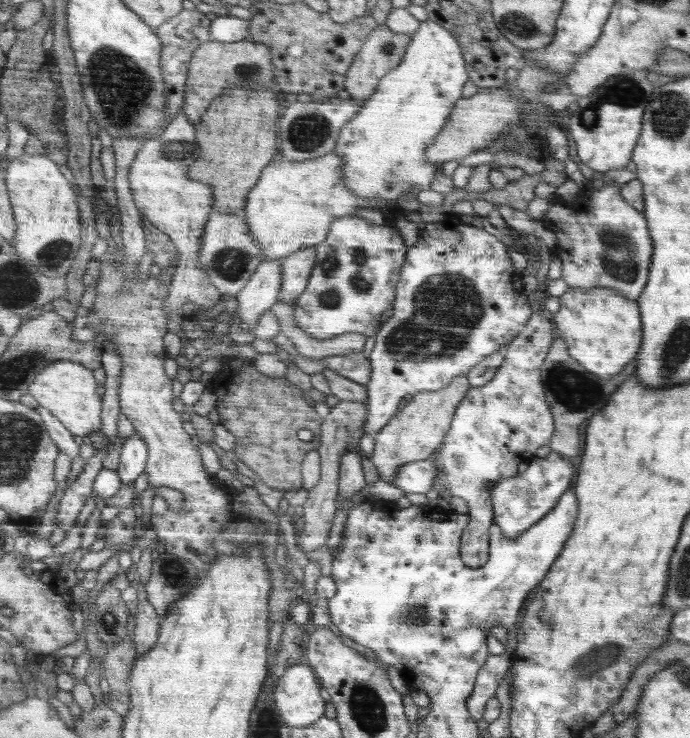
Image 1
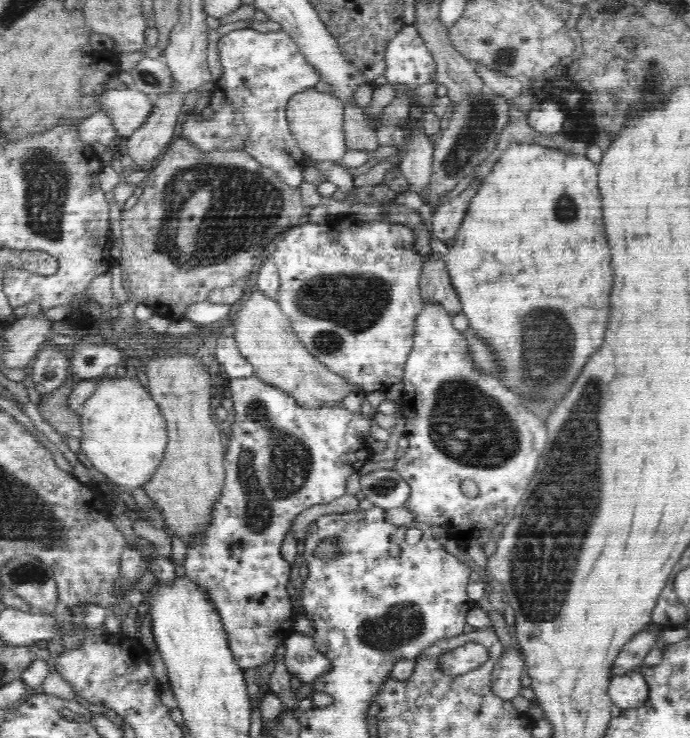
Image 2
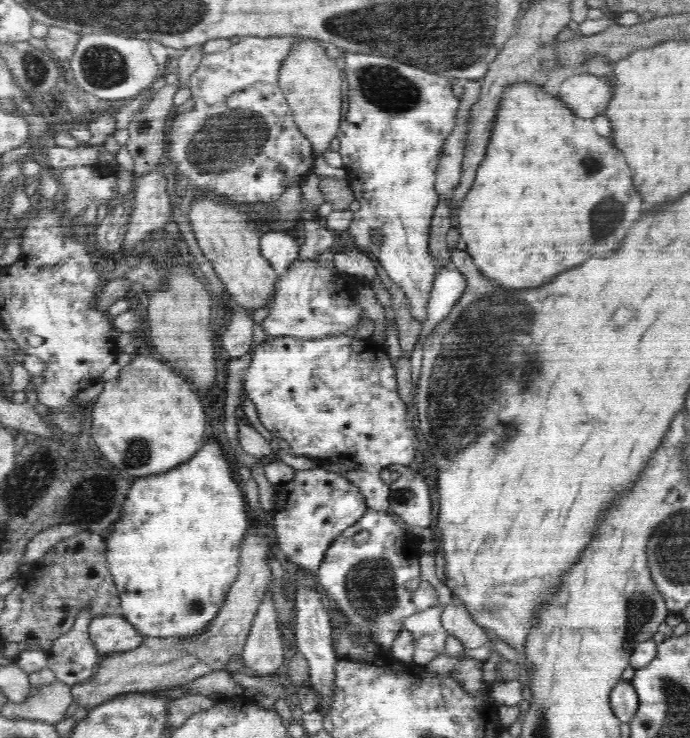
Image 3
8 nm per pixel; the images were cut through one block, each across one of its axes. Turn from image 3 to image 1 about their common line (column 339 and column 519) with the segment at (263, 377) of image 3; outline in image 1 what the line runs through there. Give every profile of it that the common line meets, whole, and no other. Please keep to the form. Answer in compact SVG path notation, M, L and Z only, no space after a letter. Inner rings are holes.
M544 311L535 312L534 316L526 324L524 330L507 344L504 349L504 360L498 368L495 376L484 386L472 388L465 398L461 400L460 406L453 416L452 426L445 436L444 442L436 450L434 468L438 470L438 475L432 483L432 490L436 490L439 495L448 494L449 498L458 496L469 506L468 515L473 519L470 524L470 532L460 538L460 556L464 564L469 564L472 568L480 568L489 557L489 526L494 524L495 509L493 508L493 494L490 488L500 479L514 477L516 466L520 462L530 462L534 452L548 444L551 436L556 432L556 424L550 406L546 404L544 387L541 382L541 366L554 342L552 334L552 324L548 318L544 318Z

